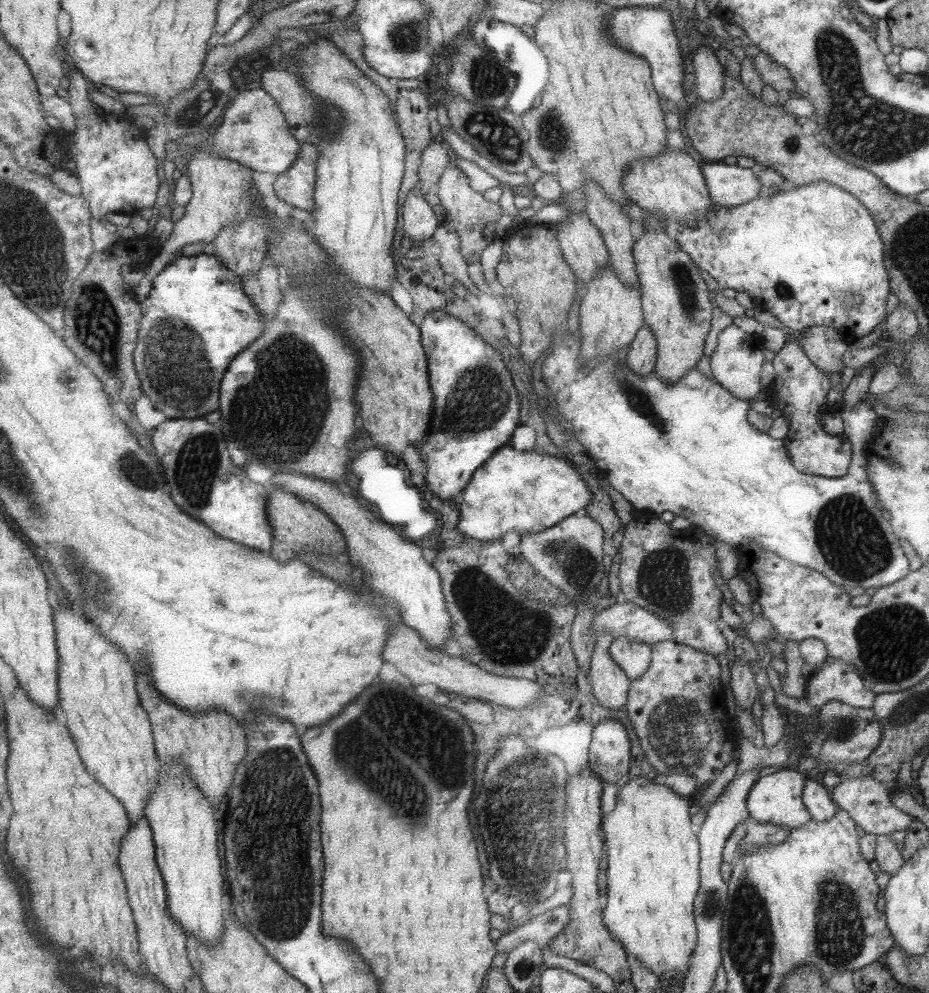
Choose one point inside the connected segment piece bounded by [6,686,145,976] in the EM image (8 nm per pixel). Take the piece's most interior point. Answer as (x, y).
(65, 841)

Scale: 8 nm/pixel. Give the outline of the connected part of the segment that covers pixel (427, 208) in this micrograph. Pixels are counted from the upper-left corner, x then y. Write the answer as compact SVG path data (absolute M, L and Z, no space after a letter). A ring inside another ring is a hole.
M409 194L403 205L403 218L404 236L409 238L415 246L433 237L440 226L440 220L434 208L419 197L419 194Z

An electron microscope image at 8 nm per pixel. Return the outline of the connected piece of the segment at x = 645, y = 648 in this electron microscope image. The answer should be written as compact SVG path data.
M618 636L611 641L608 646L608 655L630 680L643 676L651 663L649 645L633 642L626 636Z

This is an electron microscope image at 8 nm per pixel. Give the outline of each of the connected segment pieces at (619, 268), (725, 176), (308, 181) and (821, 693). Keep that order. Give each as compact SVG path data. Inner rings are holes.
M586 180L582 185L584 186L584 195L586 196L584 213L596 225L596 228L600 231L600 235L604 239L604 244L607 246L610 268L616 273L617 280L620 280L621 284L639 289L640 284L636 272L636 261L632 253L634 242L631 239L627 214L621 209L621 205L609 200L608 196L604 195L602 188L599 188L598 184L595 184L592 180Z
M720 161L703 164L701 172L715 206L739 206L755 200L765 190L751 168Z
M302 143L300 158L291 170L277 177L273 184L280 200L309 213L316 209L316 190L320 150L314 144Z
M834 660L807 678L803 698L816 710L828 700L844 702L853 708L871 709L875 696L855 668L844 661Z

